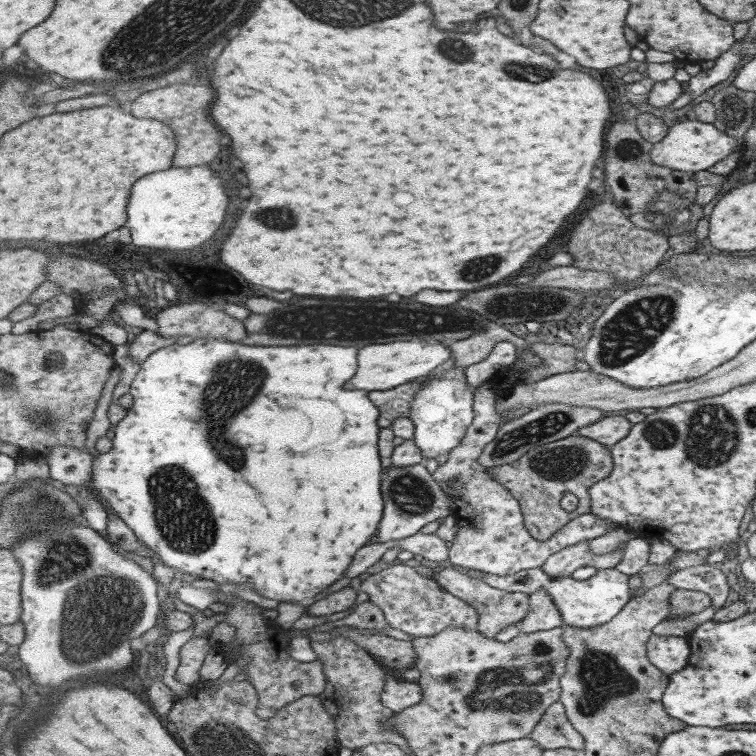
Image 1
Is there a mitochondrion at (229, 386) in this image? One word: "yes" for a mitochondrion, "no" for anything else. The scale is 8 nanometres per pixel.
yes

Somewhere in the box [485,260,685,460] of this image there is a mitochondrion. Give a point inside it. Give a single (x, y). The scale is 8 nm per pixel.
(635, 329)

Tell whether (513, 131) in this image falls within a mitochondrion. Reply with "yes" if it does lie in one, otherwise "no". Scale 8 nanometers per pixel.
no

